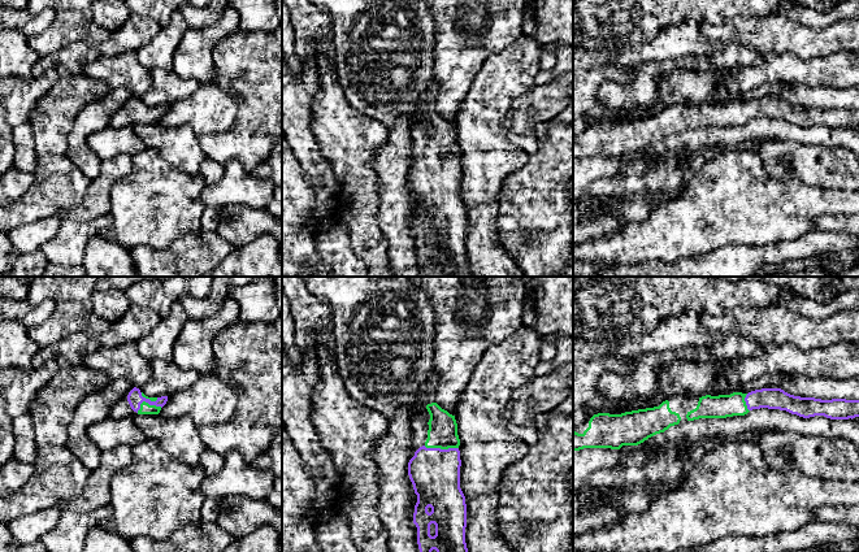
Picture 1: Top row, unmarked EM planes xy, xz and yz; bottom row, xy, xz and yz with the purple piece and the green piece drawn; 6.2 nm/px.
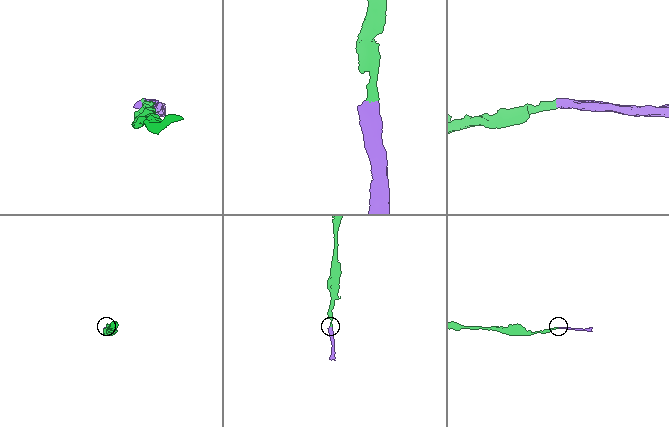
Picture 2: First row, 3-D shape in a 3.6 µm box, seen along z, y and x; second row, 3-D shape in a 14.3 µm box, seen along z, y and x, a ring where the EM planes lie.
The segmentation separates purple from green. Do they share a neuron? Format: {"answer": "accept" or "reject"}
{"answer": "accept"}

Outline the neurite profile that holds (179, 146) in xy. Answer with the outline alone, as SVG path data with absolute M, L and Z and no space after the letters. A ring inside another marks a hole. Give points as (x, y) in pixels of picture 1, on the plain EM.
M135 123L133 130L146 147L156 149L174 168L181 169L186 174L199 173L200 164L207 156L200 147L198 135L190 126L162 127L160 123Z

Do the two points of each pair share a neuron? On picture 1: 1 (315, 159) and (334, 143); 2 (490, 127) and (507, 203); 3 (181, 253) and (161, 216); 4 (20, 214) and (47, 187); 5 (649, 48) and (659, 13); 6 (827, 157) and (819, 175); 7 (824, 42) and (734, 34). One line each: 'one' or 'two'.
1: two
2: two
3: two
4: one
5: two
6: one
7: one

